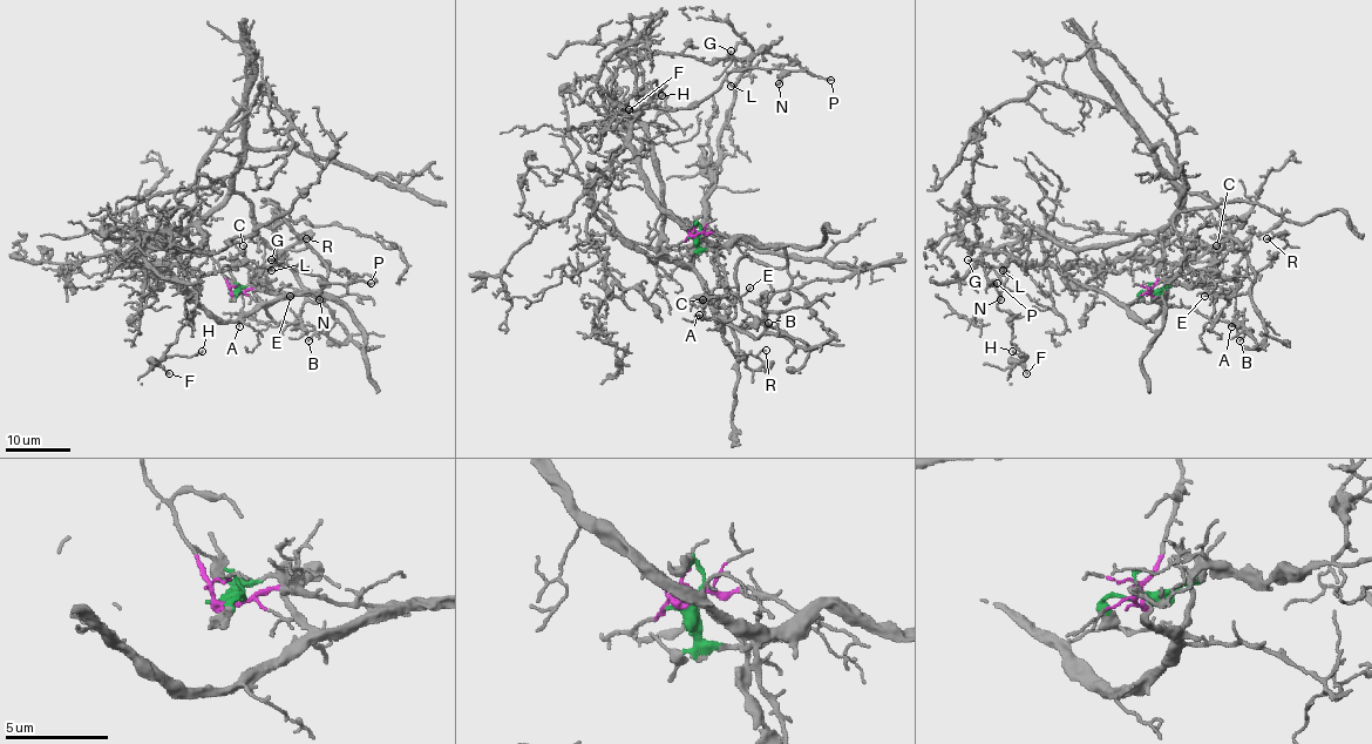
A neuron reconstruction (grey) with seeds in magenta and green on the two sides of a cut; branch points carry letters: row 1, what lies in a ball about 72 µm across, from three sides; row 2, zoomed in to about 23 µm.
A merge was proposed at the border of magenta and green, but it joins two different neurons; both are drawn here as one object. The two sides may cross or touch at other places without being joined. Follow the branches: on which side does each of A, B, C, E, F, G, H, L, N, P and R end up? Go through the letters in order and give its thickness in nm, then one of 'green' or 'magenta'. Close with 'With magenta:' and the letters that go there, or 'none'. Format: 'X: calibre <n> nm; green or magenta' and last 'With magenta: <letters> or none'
A: calibre 120 nm; green
B: calibre 110 nm; green
C: calibre 120 nm; green
E: calibre 100 nm; green
F: calibre 140 nm; green
G: calibre 120 nm; green
H: calibre 110 nm; green
L: calibre 120 nm; green
N: calibre 120 nm; green
P: calibre 150 nm; green
R: calibre 90 nm; green
With magenta: none

